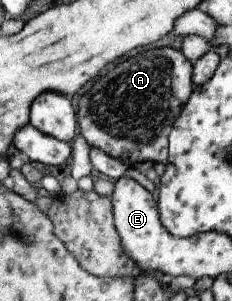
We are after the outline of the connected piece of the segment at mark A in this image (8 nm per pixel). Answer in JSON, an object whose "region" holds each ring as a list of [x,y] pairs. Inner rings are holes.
{"region":[[[151,48],[127,58],[119,62],[103,78],[99,78],[75,104],[76,119],[81,128],[79,132],[91,147],[100,148],[104,153],[130,167],[137,162],[165,163],[168,159],[170,128],[193,92],[195,84],[192,78],[192,62],[180,48]]]}

